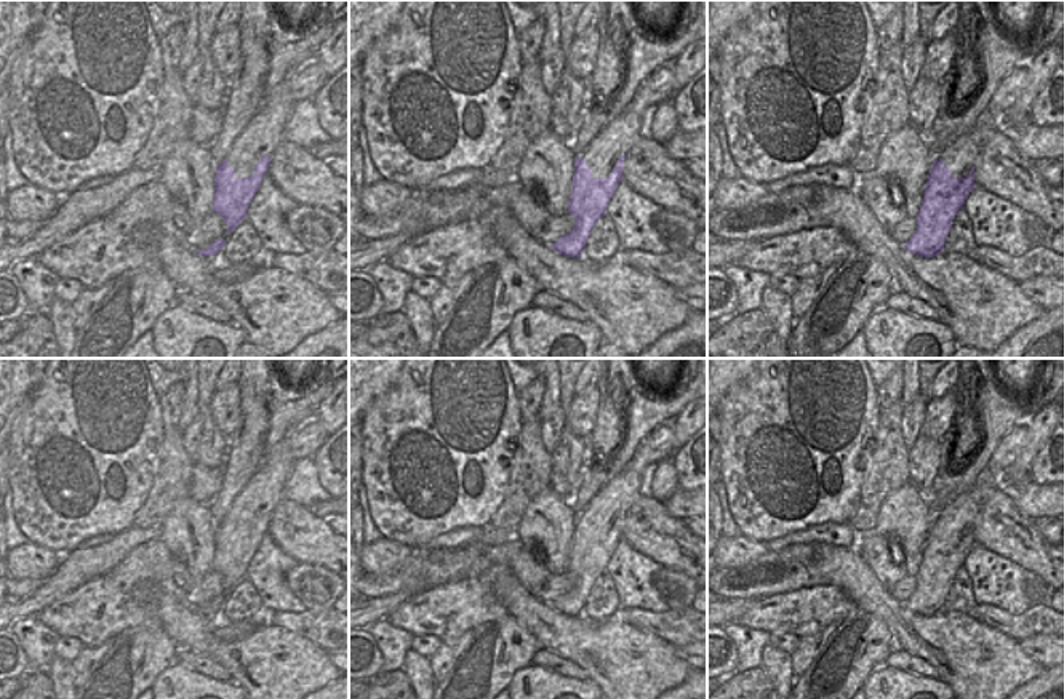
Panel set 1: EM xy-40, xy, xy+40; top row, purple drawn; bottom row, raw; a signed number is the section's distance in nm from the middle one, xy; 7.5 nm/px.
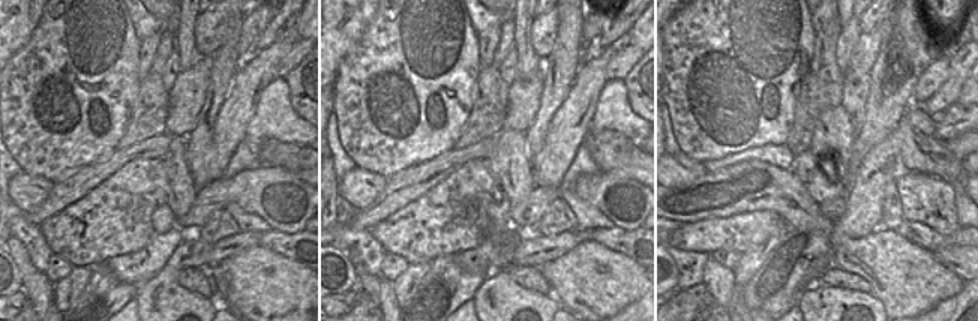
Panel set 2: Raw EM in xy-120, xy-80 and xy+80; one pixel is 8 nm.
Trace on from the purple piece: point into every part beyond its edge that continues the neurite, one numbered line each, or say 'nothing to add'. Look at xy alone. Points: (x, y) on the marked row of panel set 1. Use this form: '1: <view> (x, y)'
1: xy (618, 136)

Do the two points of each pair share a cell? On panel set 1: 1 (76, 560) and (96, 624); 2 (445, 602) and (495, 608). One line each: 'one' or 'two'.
1: two
2: one

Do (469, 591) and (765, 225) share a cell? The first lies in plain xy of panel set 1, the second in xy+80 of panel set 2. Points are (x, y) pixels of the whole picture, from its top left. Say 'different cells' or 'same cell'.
same cell

